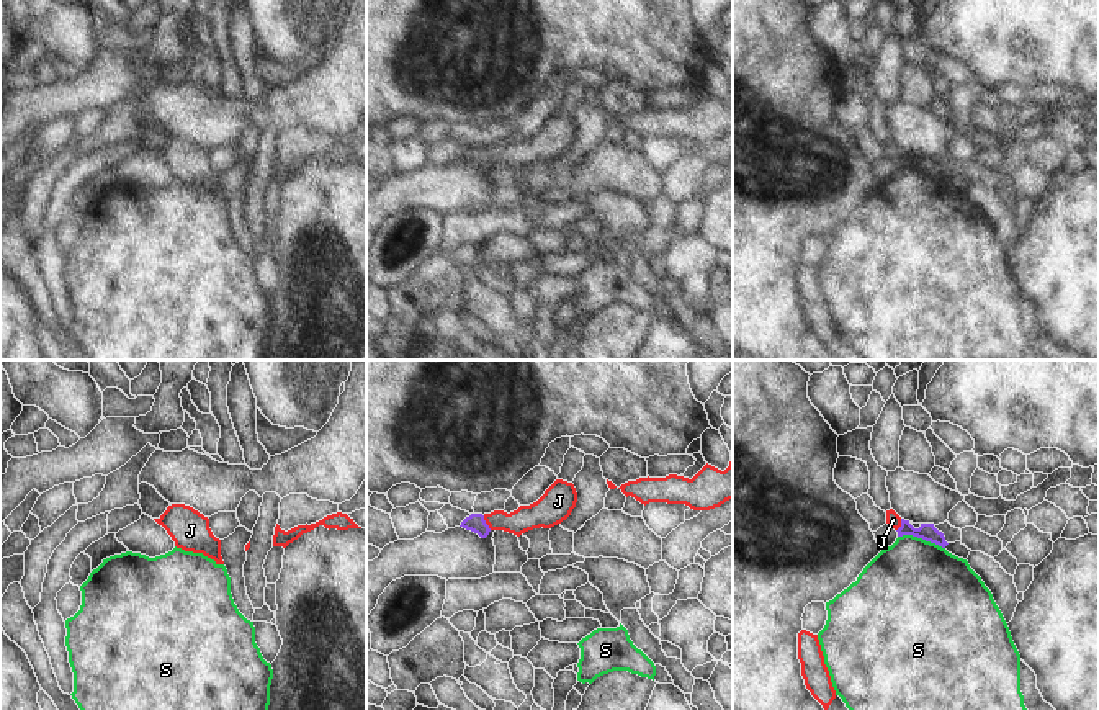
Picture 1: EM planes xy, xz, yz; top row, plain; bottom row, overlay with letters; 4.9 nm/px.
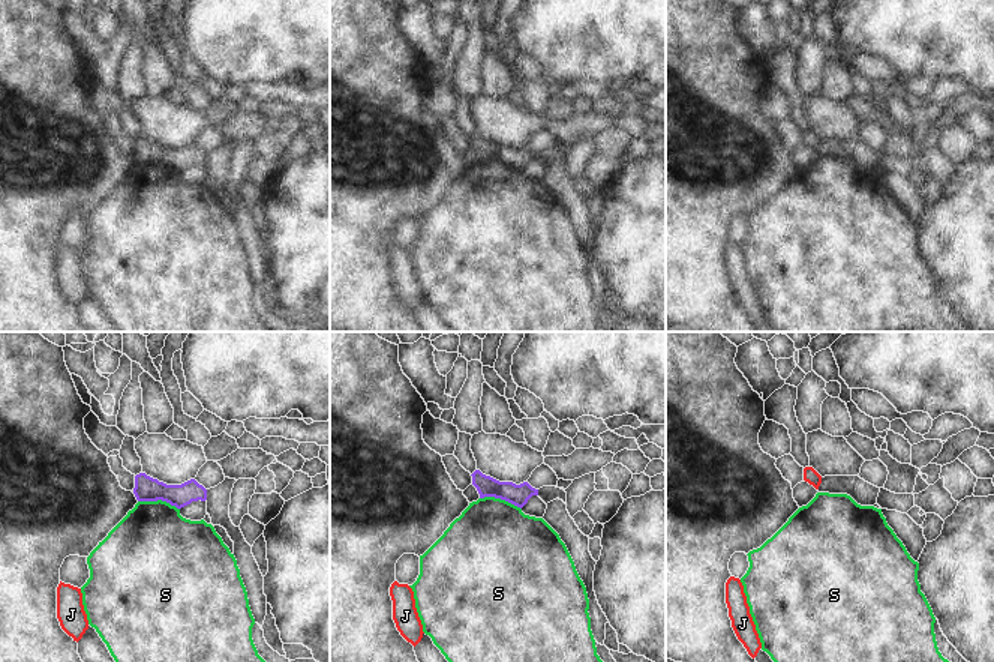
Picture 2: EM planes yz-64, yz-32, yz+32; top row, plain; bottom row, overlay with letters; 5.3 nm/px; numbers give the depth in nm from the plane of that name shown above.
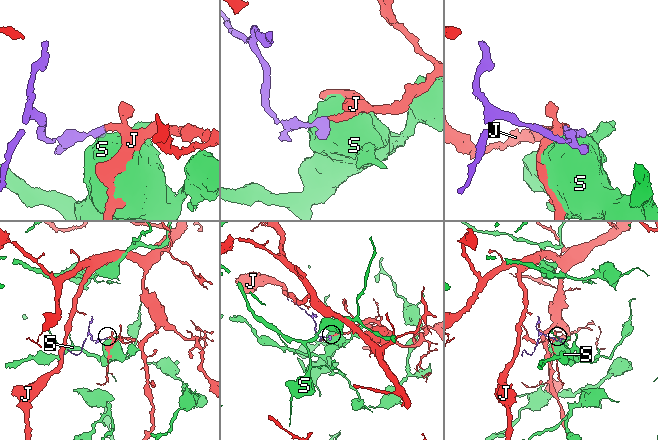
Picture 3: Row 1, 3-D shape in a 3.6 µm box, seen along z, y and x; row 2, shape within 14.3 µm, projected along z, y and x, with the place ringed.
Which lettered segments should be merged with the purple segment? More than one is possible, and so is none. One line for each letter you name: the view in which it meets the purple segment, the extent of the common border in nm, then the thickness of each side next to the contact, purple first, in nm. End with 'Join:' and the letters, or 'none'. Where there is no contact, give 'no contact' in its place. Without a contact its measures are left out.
J: meets purple in xz; contact 80 nm long; 90 nm thick on the purple side, 130 nm on the other
Join: J

